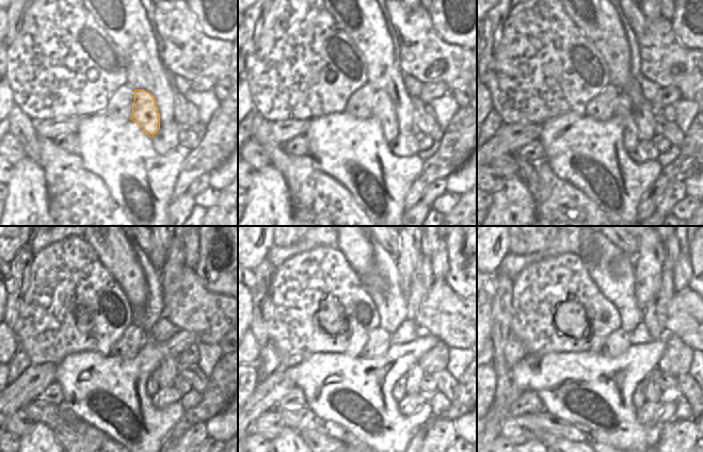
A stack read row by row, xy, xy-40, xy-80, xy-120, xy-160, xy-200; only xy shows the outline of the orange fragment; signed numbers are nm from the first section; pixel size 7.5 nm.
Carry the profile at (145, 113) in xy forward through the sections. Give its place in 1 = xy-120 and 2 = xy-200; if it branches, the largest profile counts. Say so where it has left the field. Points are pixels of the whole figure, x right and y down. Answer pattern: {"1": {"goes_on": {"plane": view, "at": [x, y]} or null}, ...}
{"1": {"goes_on": {"plane": "xy-120", "at": [153, 384]}}, "2": {"goes_on": {"plane": "xy-200", "at": [638, 399]}}}

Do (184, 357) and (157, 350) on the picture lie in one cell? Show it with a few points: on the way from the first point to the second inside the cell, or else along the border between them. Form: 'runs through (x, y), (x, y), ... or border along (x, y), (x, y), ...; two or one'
border along (195, 343), (188, 346), (176, 357); two

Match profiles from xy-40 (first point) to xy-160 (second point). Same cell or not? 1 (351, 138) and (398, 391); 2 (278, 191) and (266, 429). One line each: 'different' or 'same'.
1: different
2: different

